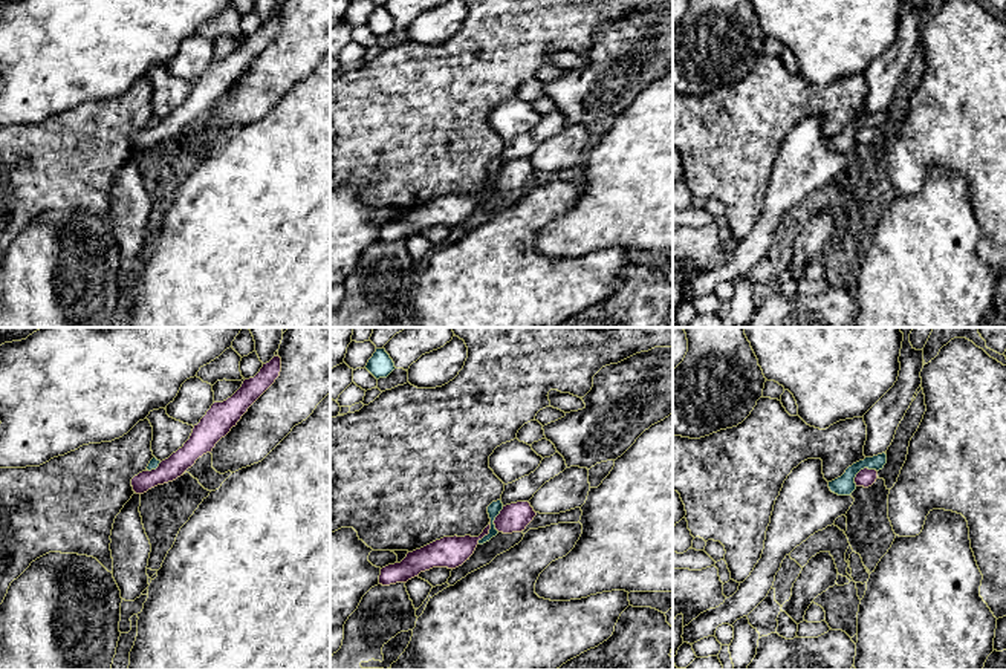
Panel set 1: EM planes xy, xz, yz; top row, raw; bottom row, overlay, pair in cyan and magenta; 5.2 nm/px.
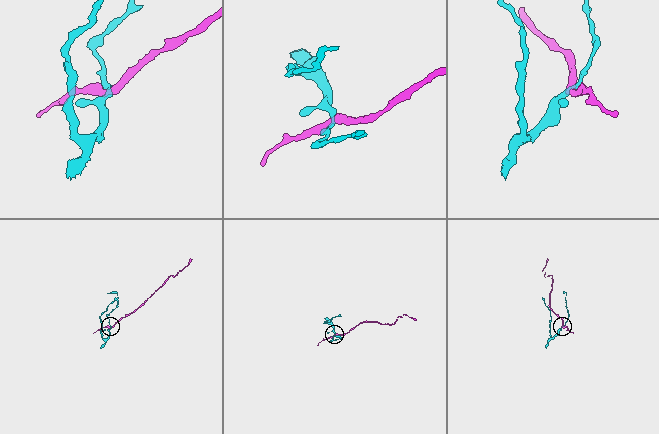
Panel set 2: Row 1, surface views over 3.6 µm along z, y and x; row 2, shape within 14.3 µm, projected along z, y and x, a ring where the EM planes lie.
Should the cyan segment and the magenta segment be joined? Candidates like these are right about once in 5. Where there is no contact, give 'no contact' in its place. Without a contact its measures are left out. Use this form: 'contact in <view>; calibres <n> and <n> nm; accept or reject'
contact in xz; calibres 70 and 150 nm; reject

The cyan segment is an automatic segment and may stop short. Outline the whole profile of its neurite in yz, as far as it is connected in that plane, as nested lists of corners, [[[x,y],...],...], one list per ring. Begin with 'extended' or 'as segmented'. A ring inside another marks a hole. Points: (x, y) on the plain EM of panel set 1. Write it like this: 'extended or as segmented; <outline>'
as segmented; [[[885,110],[873,115],[865,115],[864,118],[859,118],[849,124],[841,135],[829,139],[829,145],[832,150],[838,153],[850,153],[856,147],[855,135],[861,127],[868,125],[879,128],[884,125],[885,121],[887,121]]]

